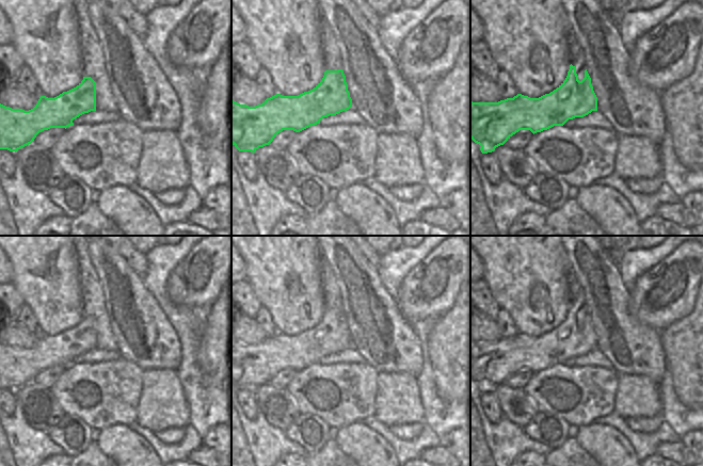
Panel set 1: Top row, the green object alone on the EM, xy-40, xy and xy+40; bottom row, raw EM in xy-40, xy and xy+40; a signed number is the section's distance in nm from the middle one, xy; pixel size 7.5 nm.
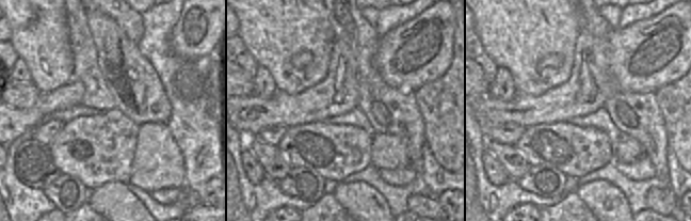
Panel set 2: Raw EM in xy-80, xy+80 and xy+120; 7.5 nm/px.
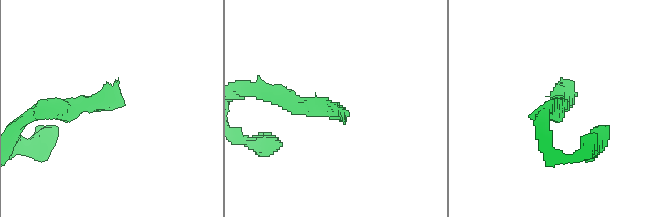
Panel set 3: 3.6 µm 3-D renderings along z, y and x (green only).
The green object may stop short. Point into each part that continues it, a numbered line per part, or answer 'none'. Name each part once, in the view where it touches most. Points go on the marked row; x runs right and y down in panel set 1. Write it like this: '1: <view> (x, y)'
1: xy+40 (578, 61).

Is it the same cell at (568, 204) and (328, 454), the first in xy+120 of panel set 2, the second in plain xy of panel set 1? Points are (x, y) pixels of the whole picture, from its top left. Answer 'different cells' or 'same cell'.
same cell

